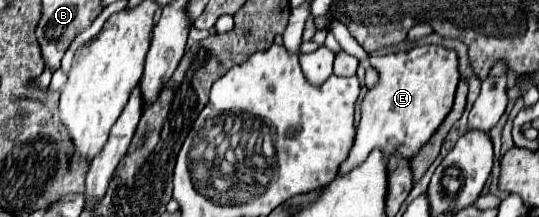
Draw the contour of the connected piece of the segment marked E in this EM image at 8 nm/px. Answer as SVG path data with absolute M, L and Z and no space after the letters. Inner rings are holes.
M422 45L410 51L398 51L384 57L370 57L372 67L380 73L374 89L362 101L362 115L358 121L356 141L348 157L340 163L340 173L352 171L366 161L372 149L380 149L384 157L400 153L404 159L412 159L436 133L440 123L452 109L454 93L458 85L458 61L456 53L440 45Z

